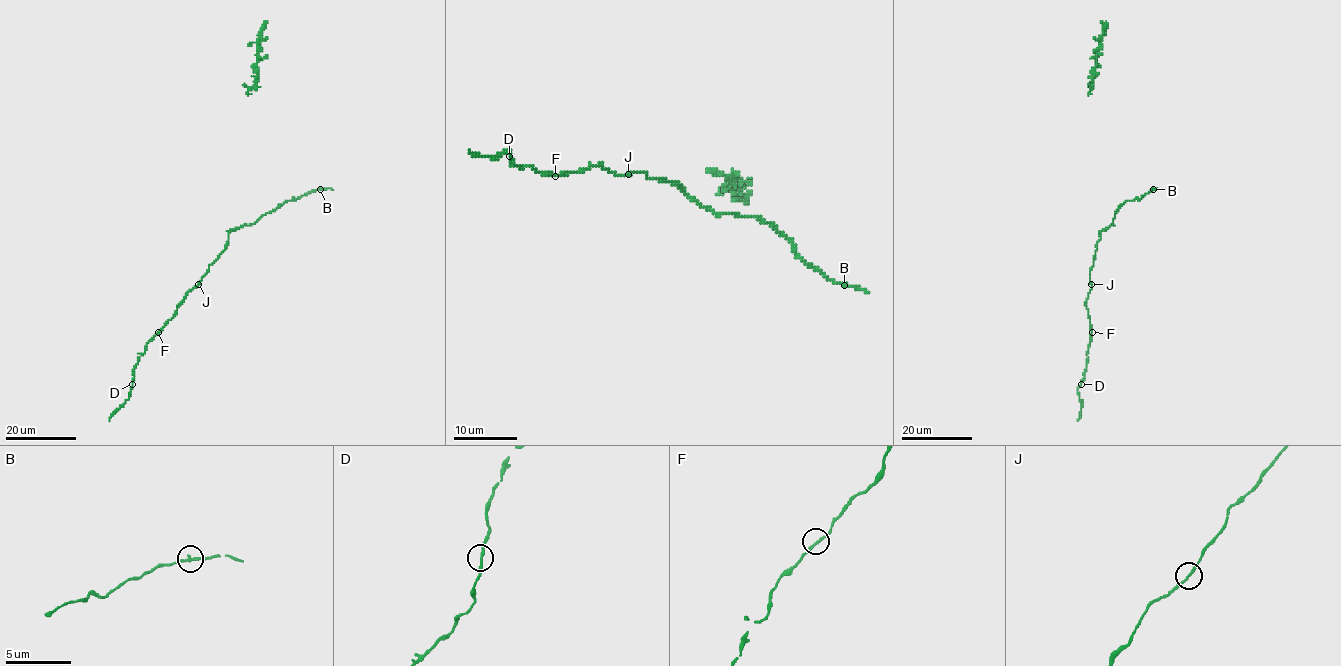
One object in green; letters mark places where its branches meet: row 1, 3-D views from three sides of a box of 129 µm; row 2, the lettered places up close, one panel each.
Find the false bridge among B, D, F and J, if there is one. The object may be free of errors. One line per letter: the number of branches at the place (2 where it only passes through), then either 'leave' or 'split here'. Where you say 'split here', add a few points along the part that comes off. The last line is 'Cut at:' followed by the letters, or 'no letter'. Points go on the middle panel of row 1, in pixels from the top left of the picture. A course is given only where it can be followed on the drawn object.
B: branches 2; leave
D: branches 2; split here; course (510, 155), (508, 151), (495, 159), (479, 157), (470, 151)
F: branches 2; leave
J: branches 2; leave
Cut at: D

